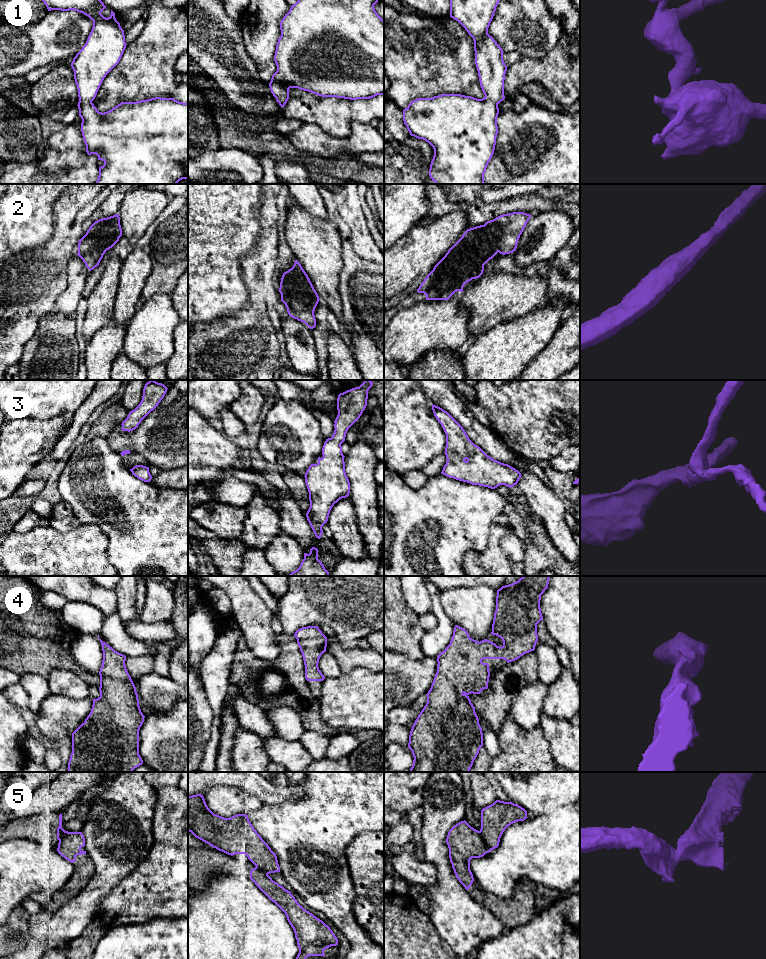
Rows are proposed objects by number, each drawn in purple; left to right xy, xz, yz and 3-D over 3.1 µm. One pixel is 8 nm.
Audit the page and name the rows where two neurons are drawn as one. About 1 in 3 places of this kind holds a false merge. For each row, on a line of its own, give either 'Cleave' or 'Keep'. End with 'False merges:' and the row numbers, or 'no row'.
1: Keep
2: Keep
3: Keep
4: Keep
5: Cleave
False merges: 5

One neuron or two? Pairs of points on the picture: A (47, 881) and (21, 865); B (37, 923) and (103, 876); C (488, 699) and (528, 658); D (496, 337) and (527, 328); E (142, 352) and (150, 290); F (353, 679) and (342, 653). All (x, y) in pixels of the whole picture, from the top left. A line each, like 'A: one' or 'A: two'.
A: one
B: one
C: one
D: one
E: two
F: two

